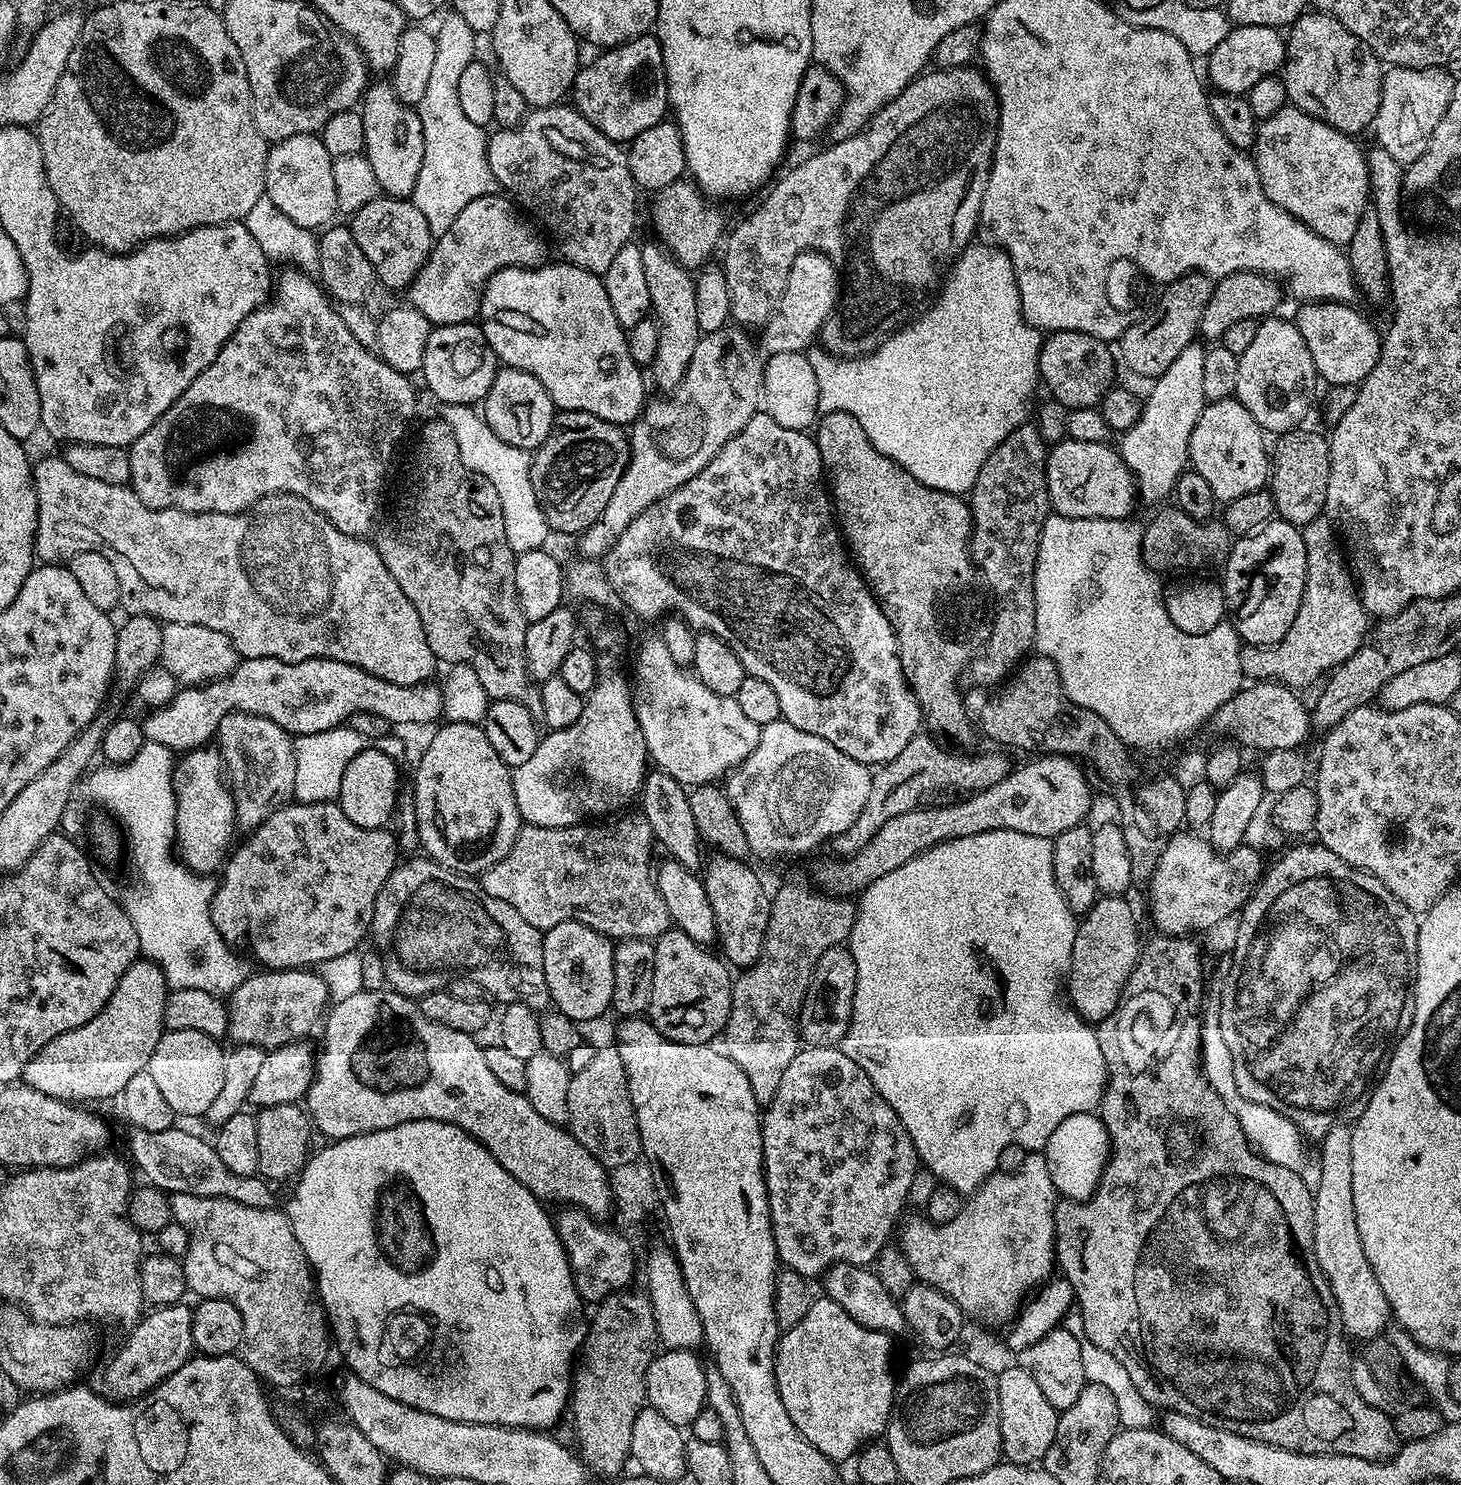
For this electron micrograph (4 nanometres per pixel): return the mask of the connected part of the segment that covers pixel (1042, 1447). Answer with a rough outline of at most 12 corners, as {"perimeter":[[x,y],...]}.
{"perimeter":[[1026,1369],[997,1375],[1002,1456],[1036,1466],[1059,1415]]}

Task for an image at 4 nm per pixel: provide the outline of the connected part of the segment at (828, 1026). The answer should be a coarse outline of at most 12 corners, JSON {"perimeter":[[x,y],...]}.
{"perimeter":[[835,944],[818,958],[800,1038],[839,1045],[852,1017],[856,967]]}

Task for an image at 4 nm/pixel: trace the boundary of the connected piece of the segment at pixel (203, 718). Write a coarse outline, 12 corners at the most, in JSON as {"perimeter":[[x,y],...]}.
{"perimeter":[[244,658],[142,720],[173,754],[228,712],[293,737],[355,712],[436,724],[440,684],[398,686],[337,660]]}

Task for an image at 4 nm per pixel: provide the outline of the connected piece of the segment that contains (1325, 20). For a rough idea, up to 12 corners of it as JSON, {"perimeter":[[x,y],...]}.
{"perimeter":[[1306,10],[1287,29],[1288,104],[1357,134],[1382,98],[1380,59]]}

